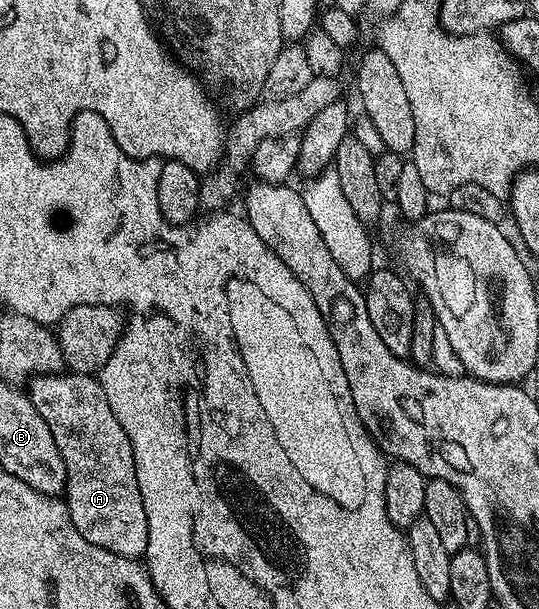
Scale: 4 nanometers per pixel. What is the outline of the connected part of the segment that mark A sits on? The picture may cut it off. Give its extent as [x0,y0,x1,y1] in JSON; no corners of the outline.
[27,373,148,558]

